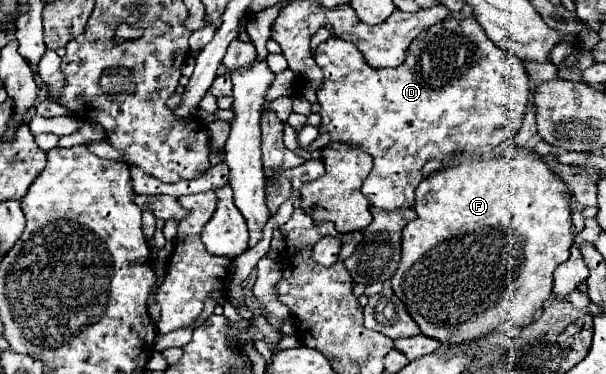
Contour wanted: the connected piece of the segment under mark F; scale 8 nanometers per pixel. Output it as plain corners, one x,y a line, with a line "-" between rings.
515,148
509,152
509,156
491,156
491,158
477,158
473,152
457,152
453,154
447,164
429,174
417,188
417,202
415,202
415,212
417,218
411,220
403,228
403,238
401,238
401,260
399,268
391,278
393,292
401,298
401,302
407,306
407,312
411,318
419,324
421,334
431,336
439,342
469,342
485,336
487,332
499,328
501,324
511,324
511,326
529,326
533,322
533,316
543,308
543,302
549,300
551,290
553,290
553,272
559,264
569,260
569,250
573,246
573,224
571,224
571,202
573,194
567,188
567,184
549,170
549,166
537,156
531,148

